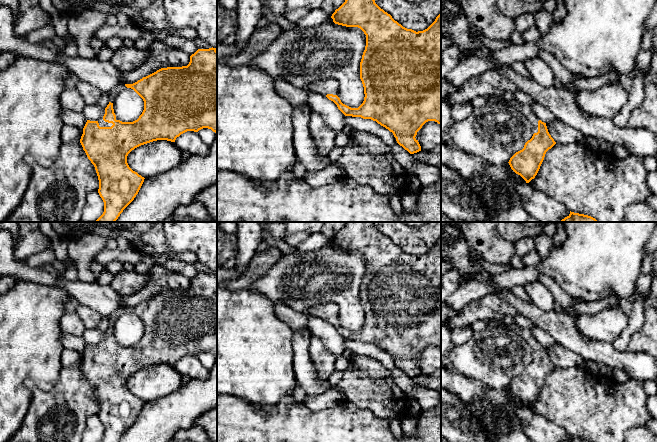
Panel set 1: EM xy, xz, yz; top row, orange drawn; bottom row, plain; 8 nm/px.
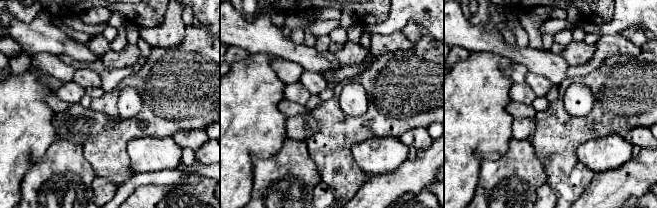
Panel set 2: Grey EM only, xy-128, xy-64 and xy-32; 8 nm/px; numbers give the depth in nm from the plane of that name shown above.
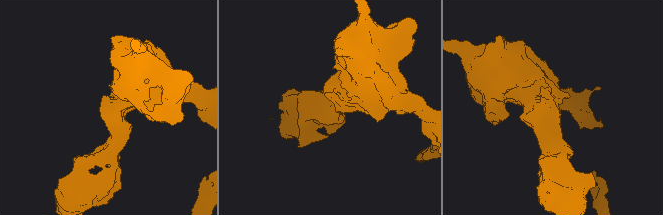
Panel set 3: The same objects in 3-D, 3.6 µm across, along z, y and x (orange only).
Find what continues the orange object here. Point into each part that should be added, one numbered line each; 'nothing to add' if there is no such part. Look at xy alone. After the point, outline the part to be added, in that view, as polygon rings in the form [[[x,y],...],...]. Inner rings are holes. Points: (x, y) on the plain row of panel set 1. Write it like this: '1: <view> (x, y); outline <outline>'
1: xy (102, 347); outline [[[99,342],[97,345],[100,351],[111,351],[113,349],[112,347],[105,346],[103,342]]]

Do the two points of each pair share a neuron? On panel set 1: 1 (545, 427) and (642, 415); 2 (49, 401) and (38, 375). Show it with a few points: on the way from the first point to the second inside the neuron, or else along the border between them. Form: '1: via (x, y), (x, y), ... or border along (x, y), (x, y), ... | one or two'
1: border along (536, 414), (544, 416), (567, 431) | two
2: border along (60, 372), (50, 389), (32, 389), (29, 407) | two

